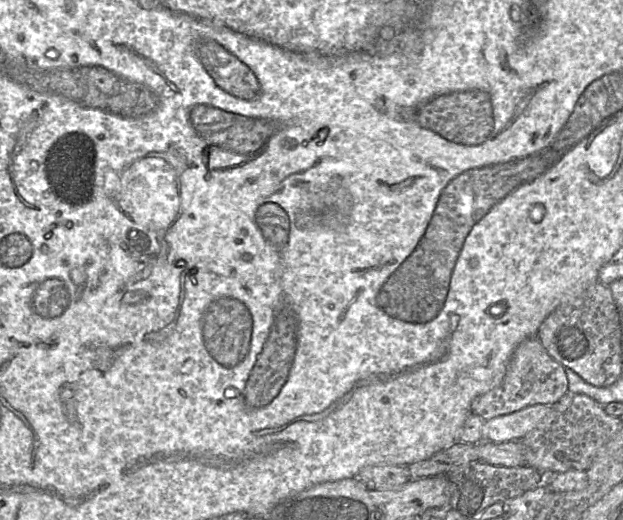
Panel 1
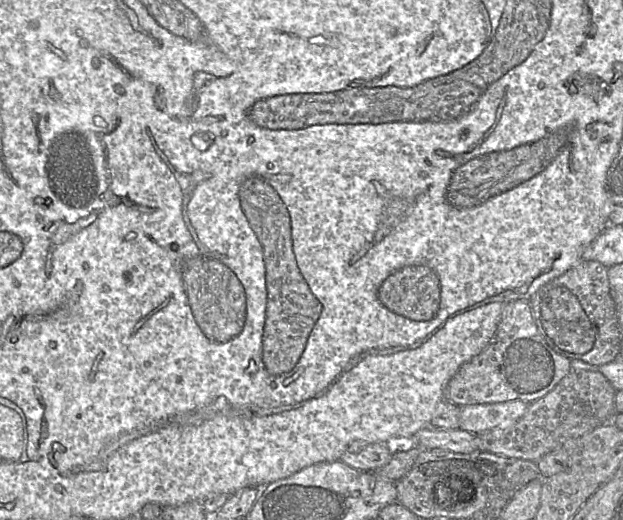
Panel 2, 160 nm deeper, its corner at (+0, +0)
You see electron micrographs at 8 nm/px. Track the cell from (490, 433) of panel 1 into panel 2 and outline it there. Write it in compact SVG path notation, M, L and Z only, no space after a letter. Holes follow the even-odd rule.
M522 400L463 405L459 409L459 428L473 434L506 428L525 414L528 405Z

